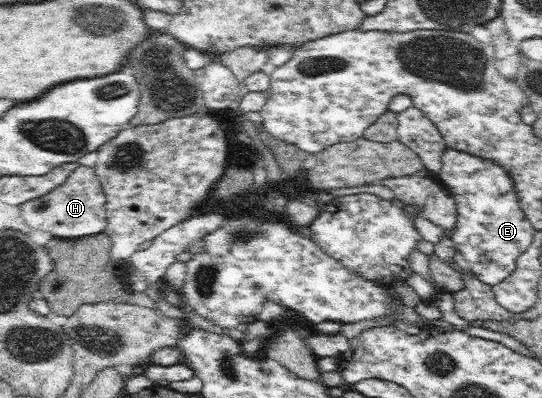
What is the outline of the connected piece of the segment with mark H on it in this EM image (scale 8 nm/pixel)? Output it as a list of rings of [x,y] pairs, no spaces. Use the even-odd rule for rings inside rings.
[[[79,165],[68,176],[64,185],[56,187],[47,195],[30,199],[20,205],[20,215],[34,229],[50,231],[54,237],[82,237],[96,235],[105,227],[105,194],[97,179],[94,167]]]

